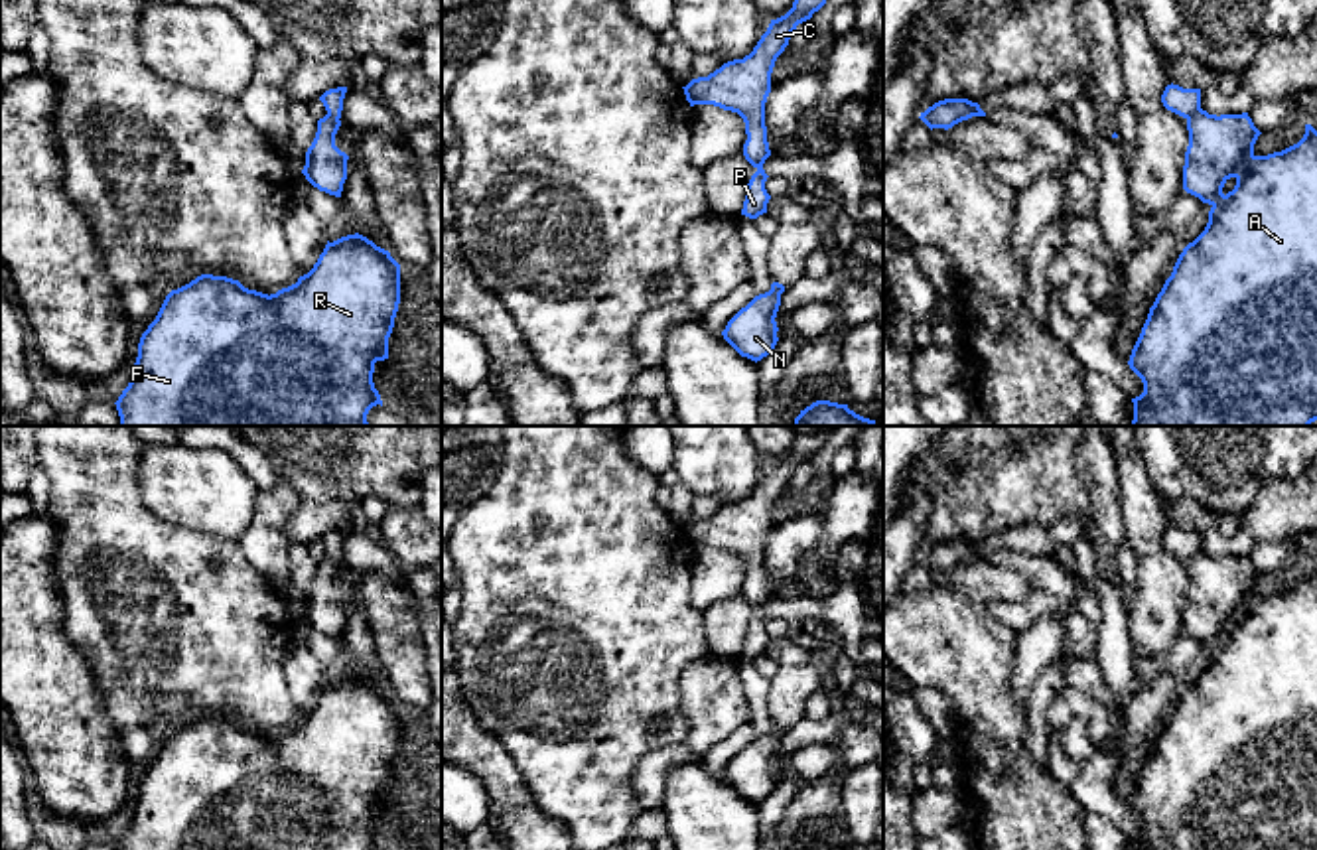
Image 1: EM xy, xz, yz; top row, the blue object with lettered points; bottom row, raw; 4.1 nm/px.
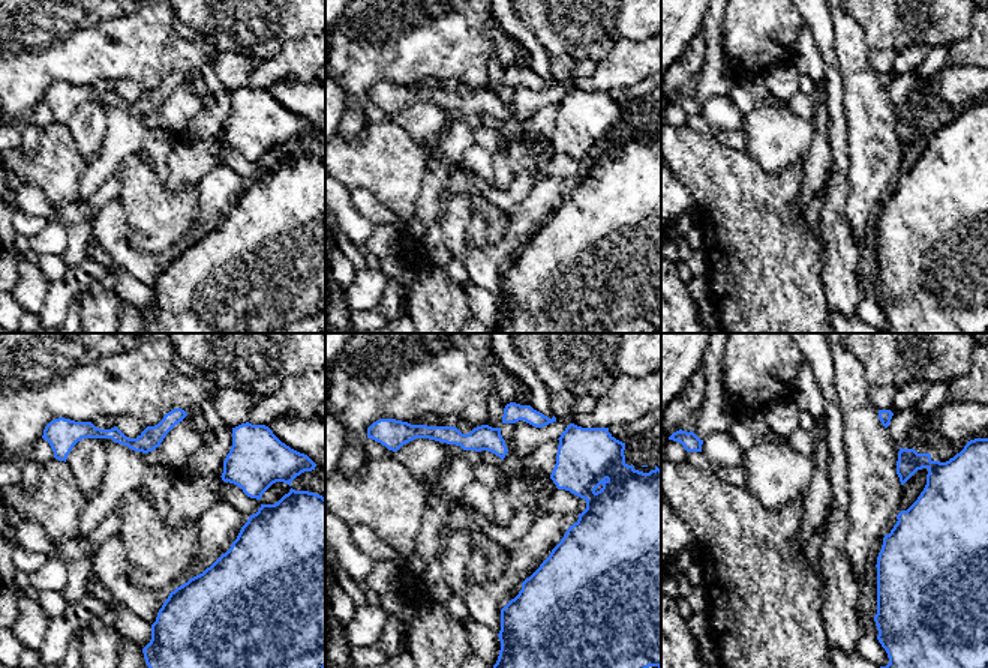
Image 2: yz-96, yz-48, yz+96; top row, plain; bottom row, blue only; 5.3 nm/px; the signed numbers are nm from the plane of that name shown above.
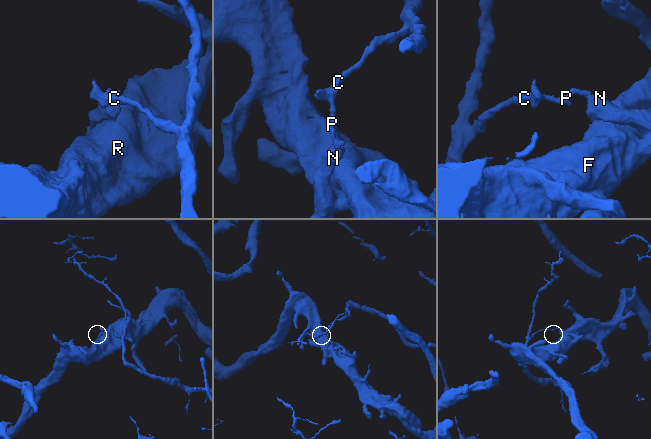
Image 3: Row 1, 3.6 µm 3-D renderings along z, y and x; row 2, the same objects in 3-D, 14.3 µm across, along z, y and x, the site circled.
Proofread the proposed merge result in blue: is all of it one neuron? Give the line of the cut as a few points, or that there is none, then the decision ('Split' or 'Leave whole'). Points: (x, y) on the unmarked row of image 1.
Split along yz (1199, 549), (1187, 561). Split

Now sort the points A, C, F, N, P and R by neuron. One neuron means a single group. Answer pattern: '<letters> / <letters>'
A F N R / C P

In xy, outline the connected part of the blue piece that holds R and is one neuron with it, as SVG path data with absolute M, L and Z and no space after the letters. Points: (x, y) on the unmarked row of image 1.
M355 674L333 684L327 682L313 710L300 718L296 726L278 732L276 736L262 736L244 730L239 722L227 718L201 716L189 726L172 732L156 761L142 775L138 785L138 799L128 828L122 832L116 850L373 850L382 848L381 836L375 830L375 805L388 801L388 779L394 769L394 759L400 745L400 706L388 692L377 688L367 678Z

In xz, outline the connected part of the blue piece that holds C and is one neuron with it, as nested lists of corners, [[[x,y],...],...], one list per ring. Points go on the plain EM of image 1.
[[[824,426],[814,434],[798,434],[793,450],[771,461],[767,473],[743,501],[724,505],[708,519],[692,521],[684,531],[686,542],[694,546],[714,546],[737,554],[745,564],[747,582],[743,586],[745,602],[757,611],[745,631],[741,657],[757,661],[767,655],[771,637],[765,631],[765,602],[771,598],[765,568],[765,544],[771,534],[771,515],[777,499],[789,487],[798,465],[812,460],[836,426]]]

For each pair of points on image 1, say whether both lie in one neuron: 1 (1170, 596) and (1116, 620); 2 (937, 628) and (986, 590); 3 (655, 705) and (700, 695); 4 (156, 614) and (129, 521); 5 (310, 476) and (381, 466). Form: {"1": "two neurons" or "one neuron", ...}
{"1": "two neurons", "2": "two neurons", "3": "two neurons", "4": "one neuron", "5": "one neuron"}

